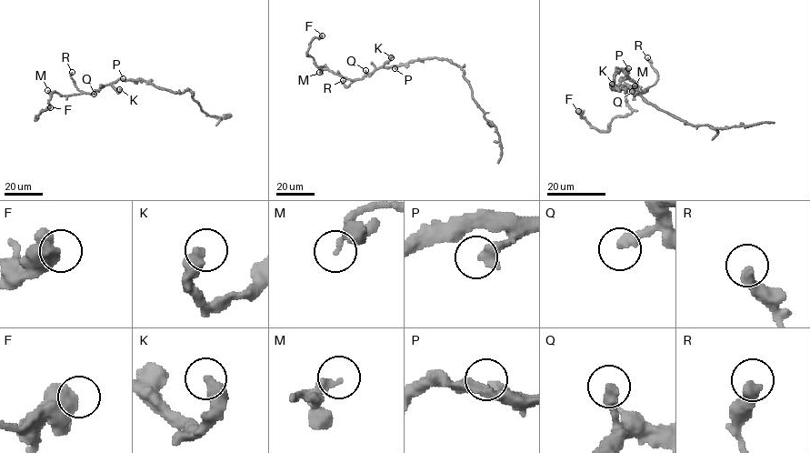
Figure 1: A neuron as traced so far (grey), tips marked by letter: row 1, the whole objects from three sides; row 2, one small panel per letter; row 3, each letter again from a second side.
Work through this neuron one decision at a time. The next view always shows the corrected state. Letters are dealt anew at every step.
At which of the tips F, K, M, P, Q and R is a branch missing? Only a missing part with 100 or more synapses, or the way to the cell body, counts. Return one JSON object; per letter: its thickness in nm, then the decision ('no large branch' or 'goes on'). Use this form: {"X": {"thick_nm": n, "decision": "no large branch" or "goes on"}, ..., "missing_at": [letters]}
{"F": {"thick_nm": 600, "decision": "no large branch"}, "K": {"thick_nm": 480, "decision": "no large branch"}, "M": {"thick_nm": 240, "decision": "no large branch"}, "P": {"thick_nm": 400, "decision": "no large branch"}, "Q": {"thick_nm": 380, "decision": "no large branch"}, "R": {"thick_nm": 400, "decision": "no large branch"}, "missing_at": []}

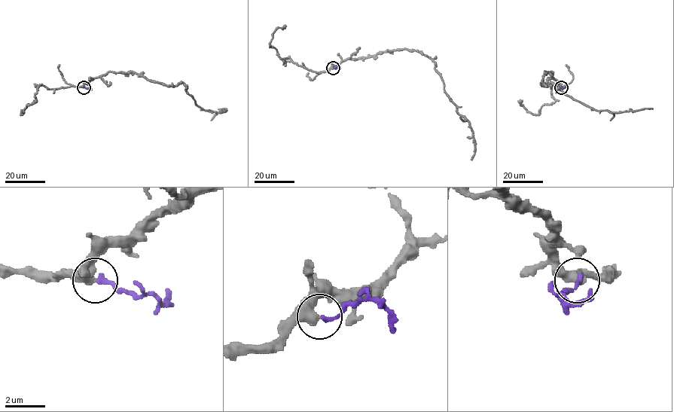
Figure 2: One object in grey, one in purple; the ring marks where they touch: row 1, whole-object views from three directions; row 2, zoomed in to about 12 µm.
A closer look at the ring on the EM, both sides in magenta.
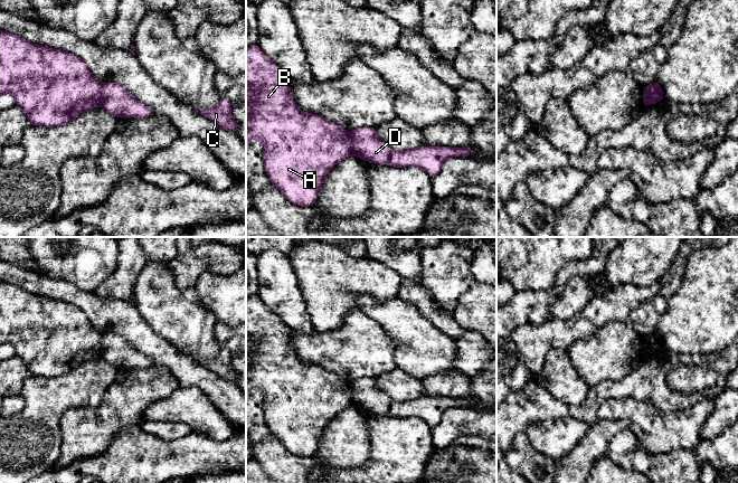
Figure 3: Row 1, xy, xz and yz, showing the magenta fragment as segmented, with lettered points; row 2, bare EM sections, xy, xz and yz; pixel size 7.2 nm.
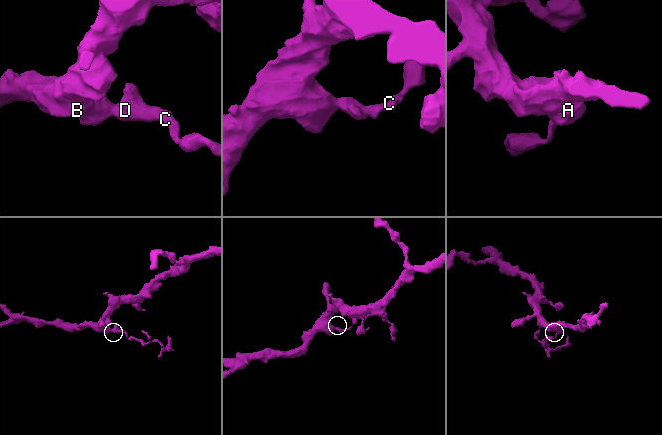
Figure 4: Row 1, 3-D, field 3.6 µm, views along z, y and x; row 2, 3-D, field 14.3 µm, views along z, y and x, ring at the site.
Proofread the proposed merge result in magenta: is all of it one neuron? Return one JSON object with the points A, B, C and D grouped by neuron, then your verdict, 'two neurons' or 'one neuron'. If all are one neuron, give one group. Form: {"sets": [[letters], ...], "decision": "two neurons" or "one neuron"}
{"sets": [["A", "B"], ["C", "D"]], "decision": "two neurons"}

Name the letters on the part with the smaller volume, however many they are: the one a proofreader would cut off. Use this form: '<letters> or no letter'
C, D

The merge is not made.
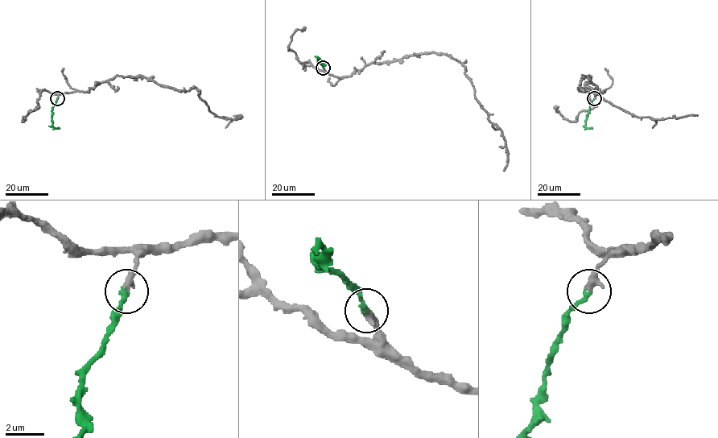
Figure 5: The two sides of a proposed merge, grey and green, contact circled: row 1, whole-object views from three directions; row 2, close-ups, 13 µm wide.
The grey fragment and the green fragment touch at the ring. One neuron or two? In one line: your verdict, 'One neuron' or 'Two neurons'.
One neuron

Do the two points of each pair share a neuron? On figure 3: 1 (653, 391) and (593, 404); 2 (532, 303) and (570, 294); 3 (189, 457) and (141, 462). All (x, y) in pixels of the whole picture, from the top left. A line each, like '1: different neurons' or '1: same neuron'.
1: same neuron
2: different neurons
3: same neuron

